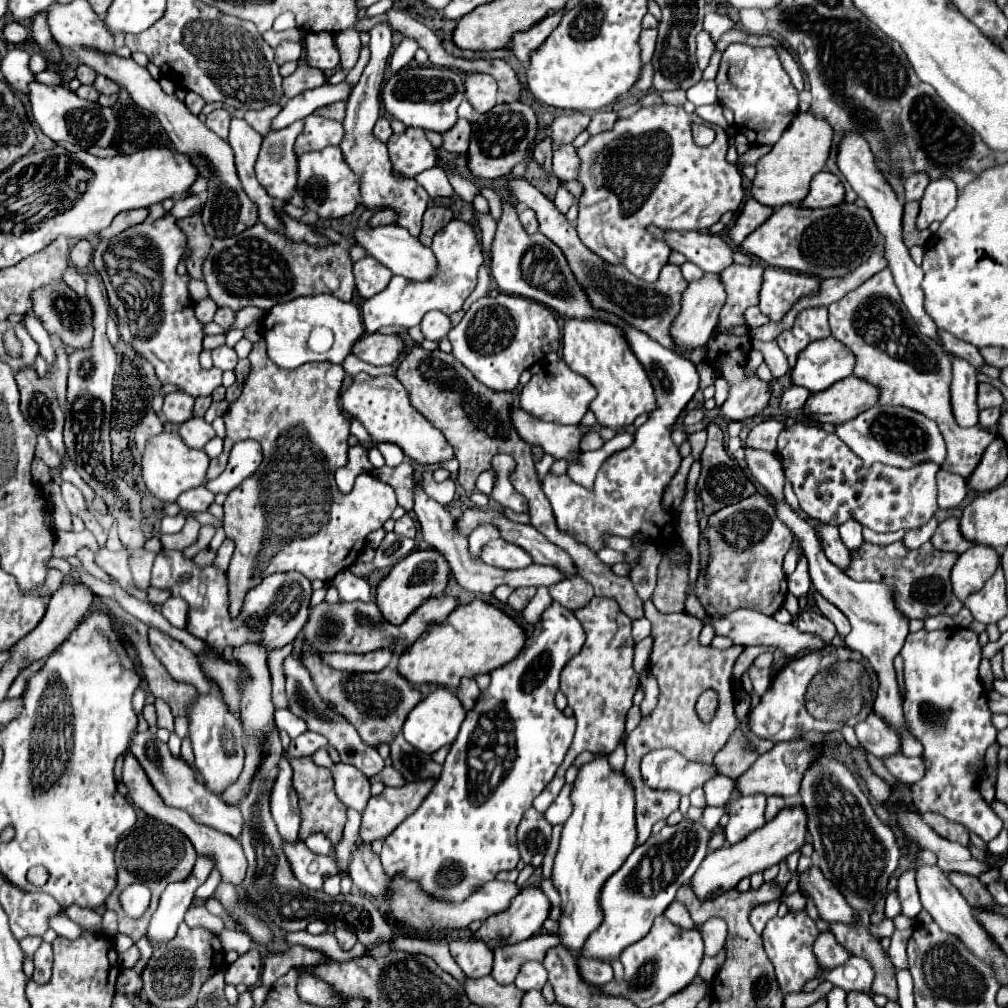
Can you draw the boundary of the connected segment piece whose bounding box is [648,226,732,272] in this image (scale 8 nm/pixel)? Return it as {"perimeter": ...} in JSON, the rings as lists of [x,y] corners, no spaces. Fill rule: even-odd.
{"perimeter":[[[648,226],[648,232],[656,240],[668,242],[674,252],[684,254],[688,262],[696,264],[704,272],[722,272],[732,264],[732,250],[718,234],[660,230],[658,226]]]}

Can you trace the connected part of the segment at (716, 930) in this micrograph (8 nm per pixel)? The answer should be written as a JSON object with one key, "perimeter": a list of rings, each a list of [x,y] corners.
{"perimeter":[[[710,918],[702,924],[702,938],[704,938],[704,952],[706,956],[716,956],[724,948],[726,940],[726,924],[720,918]]]}

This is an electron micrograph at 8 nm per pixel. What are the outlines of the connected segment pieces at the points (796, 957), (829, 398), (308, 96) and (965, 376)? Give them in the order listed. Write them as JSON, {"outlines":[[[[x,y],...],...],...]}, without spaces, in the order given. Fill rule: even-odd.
{"outlines":[[[[788,912],[784,918],[774,916],[766,924],[764,934],[762,934],[764,950],[766,950],[768,960],[774,964],[776,980],[778,980],[780,990],[784,994],[788,994],[788,992],[804,992],[804,986],[818,976],[820,968],[816,966],[816,956],[812,952],[812,946],[814,946],[814,940],[818,938],[818,934],[820,932],[818,932],[816,924],[810,920],[810,916],[806,912],[800,912],[800,914]]],[[[848,376],[832,384],[828,390],[812,394],[804,406],[804,414],[808,414],[816,422],[840,424],[876,406],[878,396],[880,392],[876,390],[876,386],[864,382],[864,378]]],[[[346,82],[336,84],[336,86],[324,84],[324,86],[320,86],[320,88],[300,92],[298,96],[290,98],[290,100],[288,100],[288,106],[284,106],[282,112],[274,118],[272,130],[286,128],[286,126],[290,126],[292,122],[296,122],[296,120],[306,118],[308,114],[312,114],[316,108],[328,106],[328,104],[338,102],[338,100],[346,100],[348,94],[350,94],[350,86],[348,86]]],[[[952,358],[952,412],[958,422],[958,426],[968,428],[978,424],[978,406],[976,406],[976,370],[972,370],[972,364],[964,362],[962,358]]]]}

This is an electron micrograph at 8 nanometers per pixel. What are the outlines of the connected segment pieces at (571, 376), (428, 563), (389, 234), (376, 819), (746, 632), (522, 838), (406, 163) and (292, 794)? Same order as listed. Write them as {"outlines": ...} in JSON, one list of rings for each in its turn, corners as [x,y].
{"outlines":[[[[564,360],[546,364],[540,372],[536,372],[530,382],[522,388],[520,394],[520,408],[530,412],[532,416],[544,422],[558,422],[558,424],[580,424],[582,416],[588,410],[588,404],[596,398],[596,388],[586,382],[584,376],[572,372]]],[[[416,550],[408,554],[402,562],[398,562],[390,574],[380,582],[376,590],[376,604],[380,612],[384,612],[384,618],[392,624],[402,624],[418,606],[422,606],[426,600],[436,598],[444,594],[448,586],[450,566],[444,562],[444,554],[438,550]]],[[[358,224],[352,232],[352,238],[358,242],[358,246],[362,246],[366,250],[368,256],[376,258],[380,264],[390,268],[392,274],[404,276],[408,280],[428,280],[428,278],[436,276],[436,258],[434,258],[432,250],[422,246],[418,242],[418,238],[410,236],[408,230],[404,230],[400,226],[372,228],[370,224]]],[[[434,780],[408,782],[402,788],[384,788],[380,796],[370,798],[360,826],[360,840],[374,842],[386,838],[402,820],[416,812],[416,808],[430,794]]],[[[732,610],[730,614],[726,616],[720,616],[720,618],[712,618],[712,616],[706,616],[700,620],[702,624],[710,624],[714,626],[714,632],[716,636],[726,636],[730,638],[734,644],[742,644],[742,646],[756,646],[756,644],[774,644],[778,648],[782,648],[786,652],[786,656],[798,656],[802,654],[804,650],[818,650],[824,646],[824,640],[812,636],[812,634],[804,634],[800,632],[794,624],[780,624],[776,622],[774,618],[770,616],[764,616],[756,610]]],[[[534,808],[524,812],[518,832],[516,832],[518,850],[524,864],[540,868],[544,854],[548,850],[550,834],[552,834],[552,826],[546,822],[544,814],[536,812]]],[[[408,128],[404,134],[392,134],[388,154],[394,172],[410,178],[436,164],[434,146],[428,142],[422,128]]],[[[288,758],[280,760],[280,772],[270,794],[270,804],[282,840],[300,840],[300,804],[296,798],[296,790],[292,790],[292,766]]]]}

